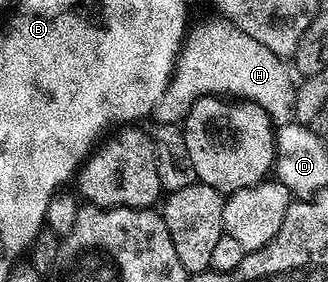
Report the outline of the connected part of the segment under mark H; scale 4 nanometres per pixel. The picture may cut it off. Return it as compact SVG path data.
M217 19L218 21L206 21L198 26L196 26L191 32L190 30L187 32L185 39L179 49L179 54L175 60L175 64L173 66L173 72L170 79L170 83L165 89L164 95L161 97L160 101L155 105L153 113L183 113L186 117L187 111L193 107L195 102L197 102L202 97L208 96L221 96L221 97L229 97L232 99L239 99L249 104L255 104L259 109L262 109L267 116L271 115L271 113L290 113L290 106L292 105L292 83L290 83L287 79L285 70L270 53L262 43L256 42L254 39L248 41L248 39L244 39L244 34L239 31L233 24L225 19Z

